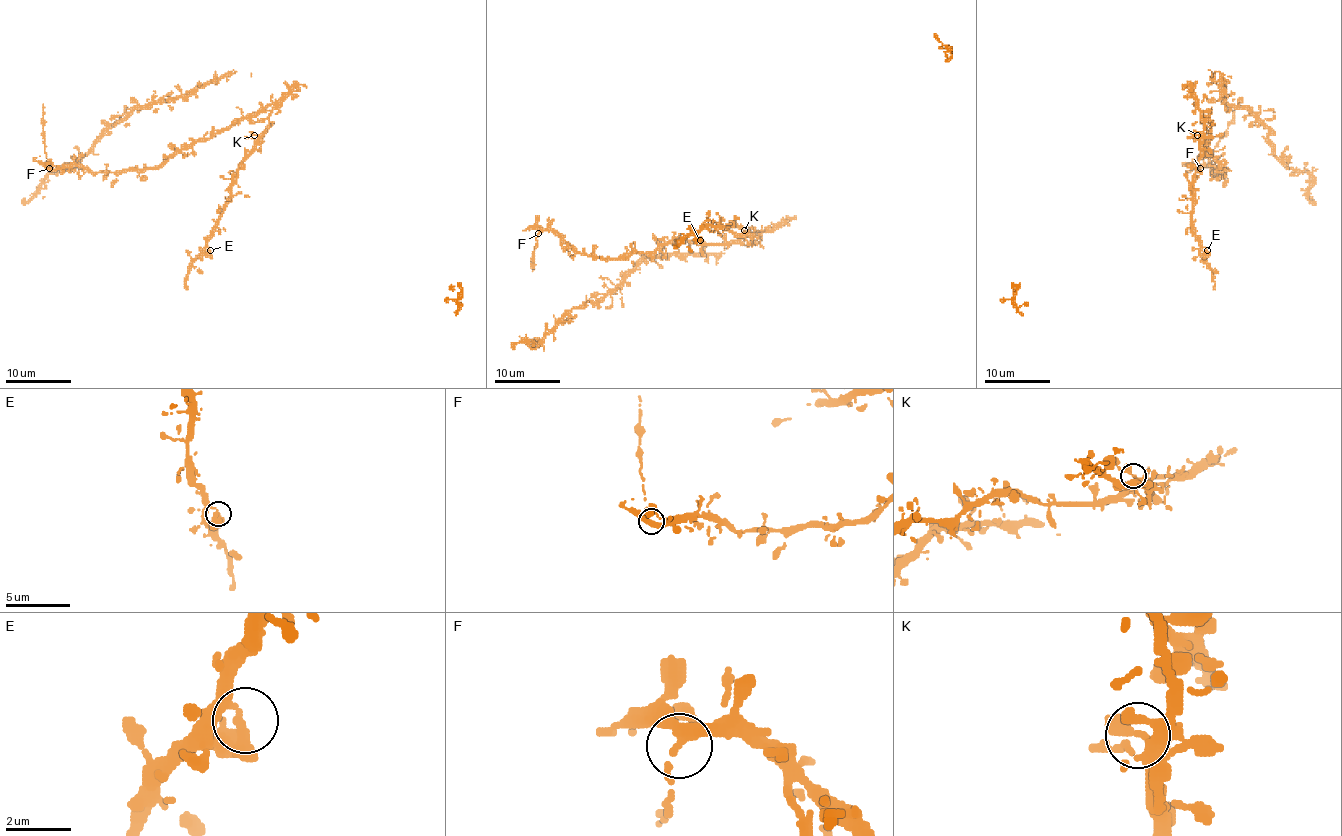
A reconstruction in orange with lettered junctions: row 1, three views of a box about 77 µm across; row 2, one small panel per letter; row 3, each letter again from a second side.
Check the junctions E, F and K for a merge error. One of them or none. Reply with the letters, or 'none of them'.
F

